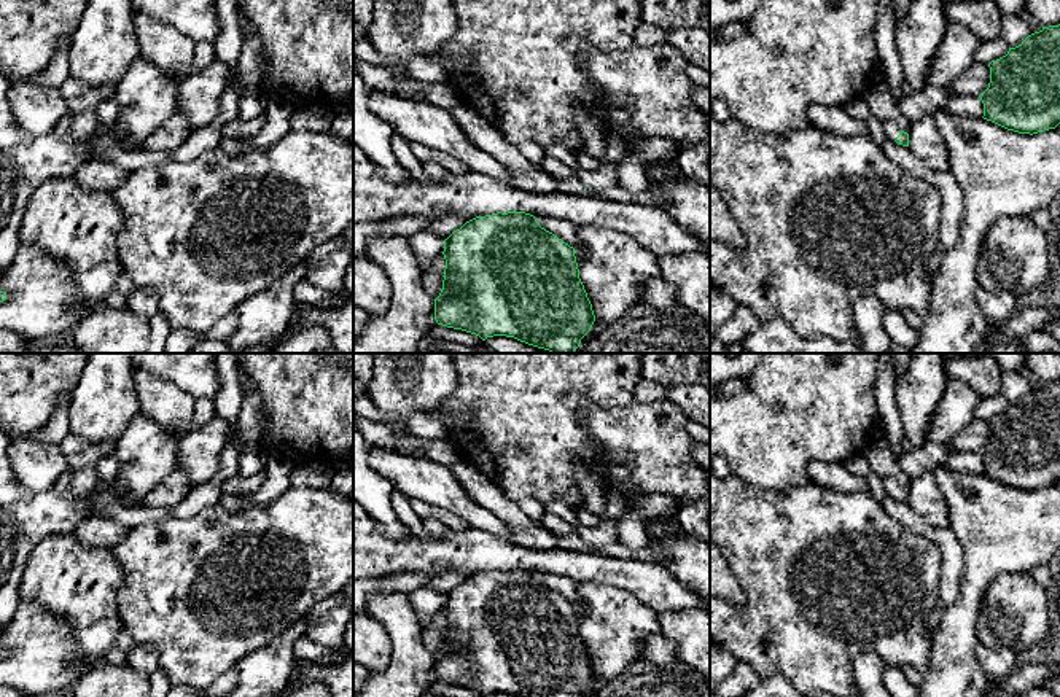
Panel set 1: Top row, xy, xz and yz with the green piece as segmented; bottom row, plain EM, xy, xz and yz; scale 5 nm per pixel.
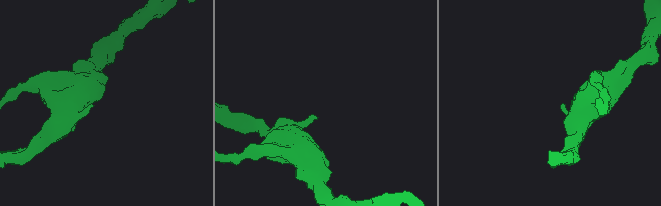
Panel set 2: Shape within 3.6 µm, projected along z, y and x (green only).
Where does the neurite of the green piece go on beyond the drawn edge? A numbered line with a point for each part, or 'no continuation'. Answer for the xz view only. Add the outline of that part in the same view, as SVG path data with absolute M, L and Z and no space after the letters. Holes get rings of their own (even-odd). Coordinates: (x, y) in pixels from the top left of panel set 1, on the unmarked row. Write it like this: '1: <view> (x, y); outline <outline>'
no continuation

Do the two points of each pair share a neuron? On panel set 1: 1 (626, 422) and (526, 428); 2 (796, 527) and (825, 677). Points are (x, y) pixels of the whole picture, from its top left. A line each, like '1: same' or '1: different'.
1: different
2: same

